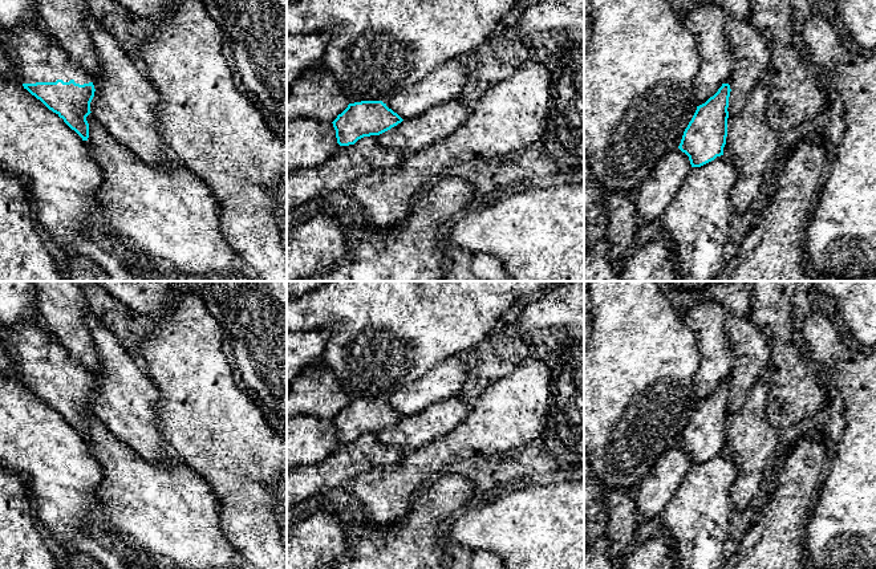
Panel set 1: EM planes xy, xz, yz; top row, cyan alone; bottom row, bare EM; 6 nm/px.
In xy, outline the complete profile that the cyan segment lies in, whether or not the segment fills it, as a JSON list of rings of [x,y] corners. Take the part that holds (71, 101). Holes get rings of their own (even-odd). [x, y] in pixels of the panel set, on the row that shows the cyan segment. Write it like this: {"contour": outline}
{"contour": [[[40,24],[0,29],[0,42],[16,80],[74,130],[89,138],[86,117],[94,97],[93,78]]]}

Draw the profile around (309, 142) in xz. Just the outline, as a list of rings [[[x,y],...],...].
[[[312,118],[287,121],[287,174],[319,166],[338,149],[332,122]]]

